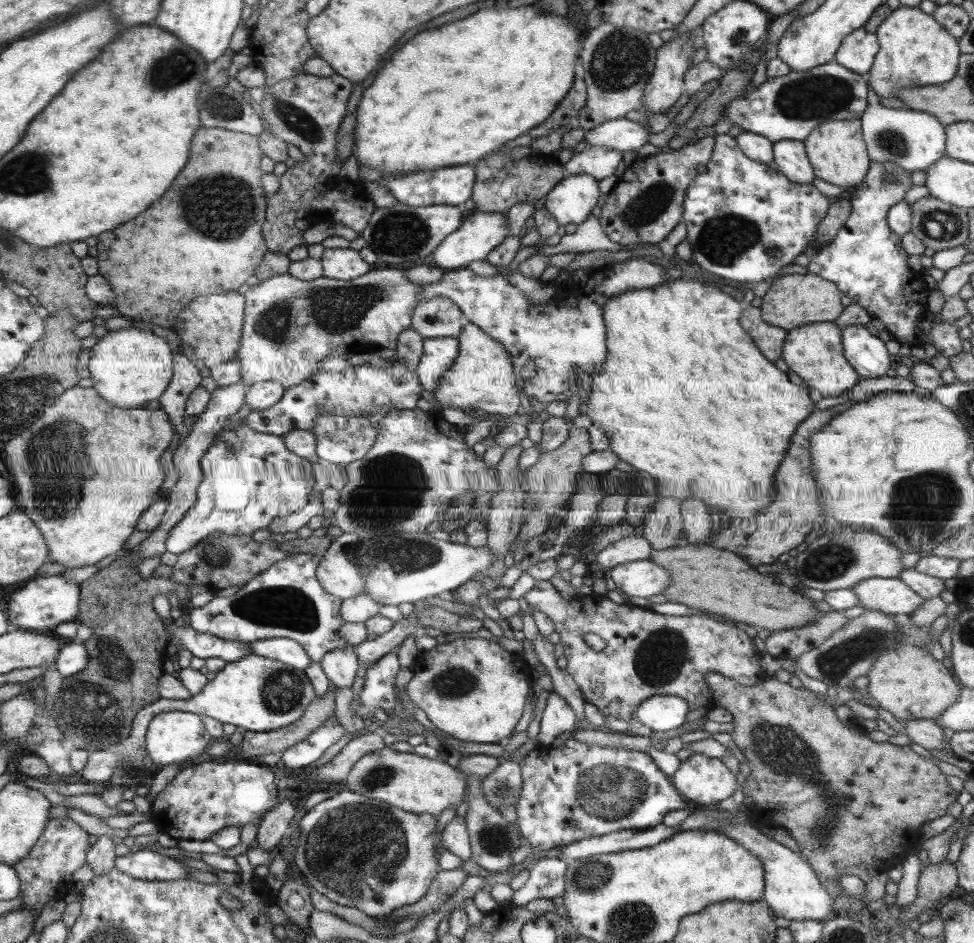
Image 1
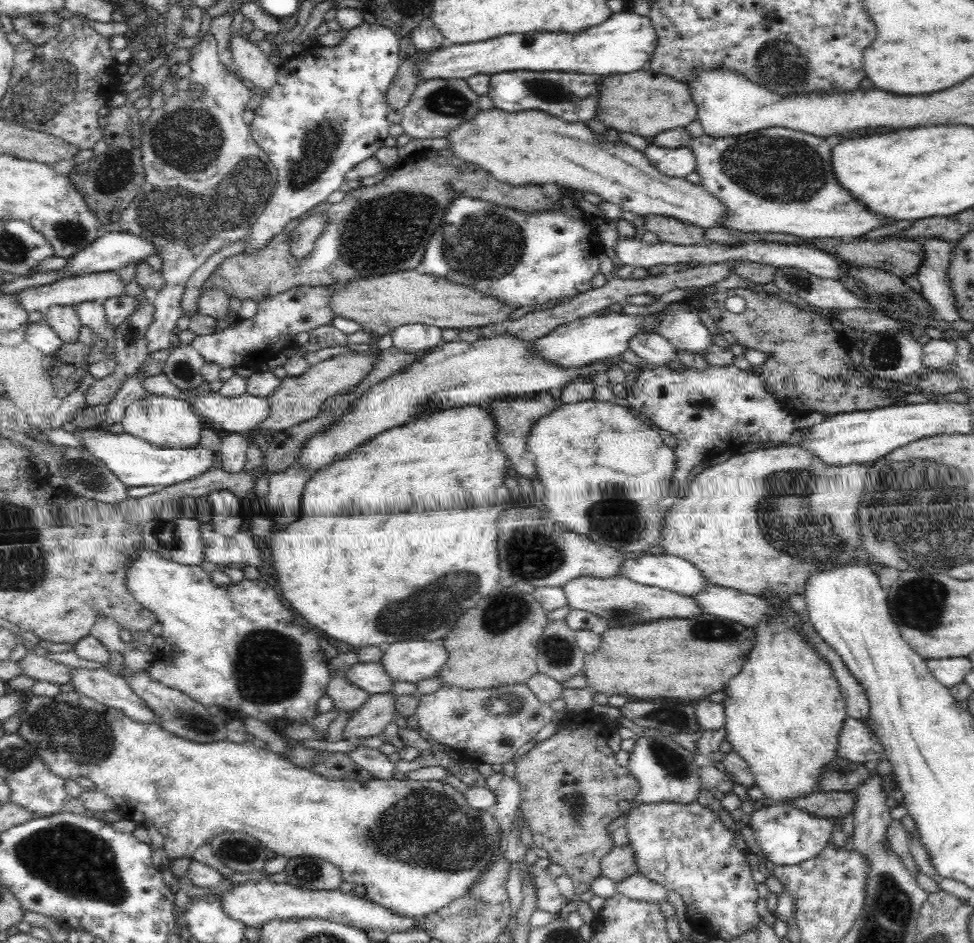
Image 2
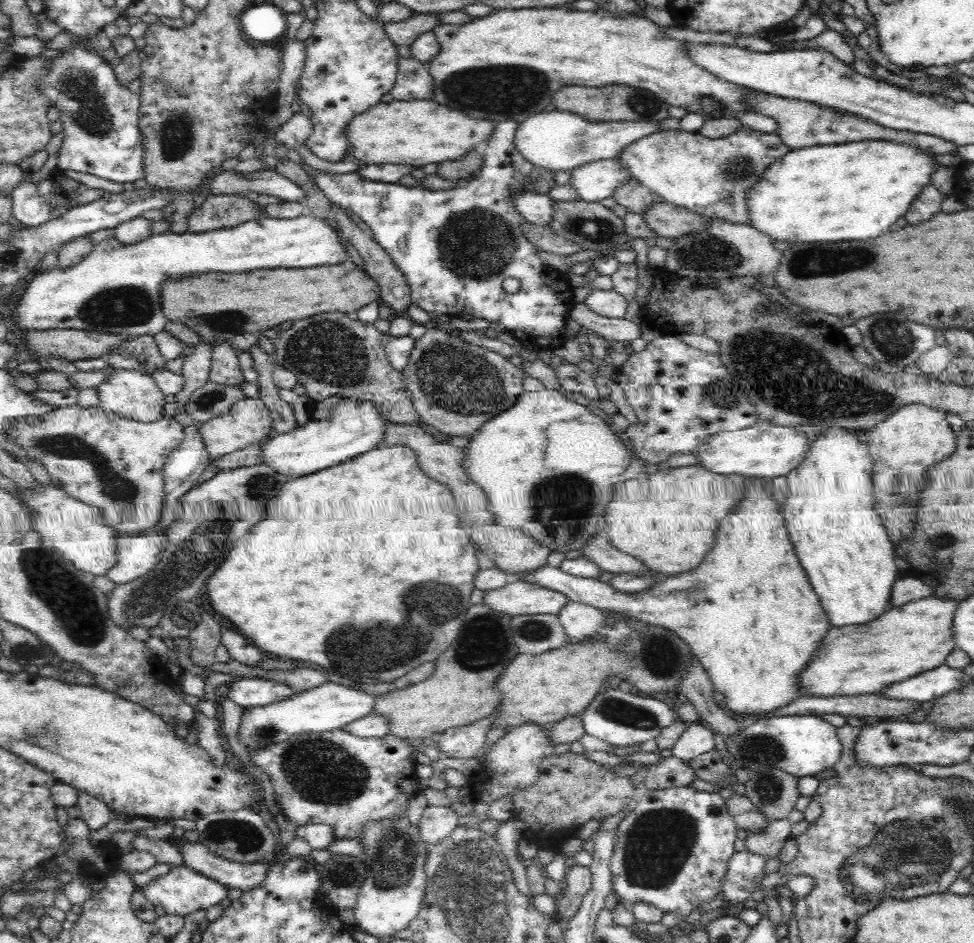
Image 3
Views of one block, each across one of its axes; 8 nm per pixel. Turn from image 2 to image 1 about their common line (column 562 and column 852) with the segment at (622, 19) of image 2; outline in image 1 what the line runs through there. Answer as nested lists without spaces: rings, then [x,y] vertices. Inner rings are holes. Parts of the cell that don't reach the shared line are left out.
[[[861,28],[850,32],[842,40],[834,60],[837,64],[843,65],[843,68],[865,77],[870,71],[877,52],[878,39],[875,33],[867,32],[866,29]]]

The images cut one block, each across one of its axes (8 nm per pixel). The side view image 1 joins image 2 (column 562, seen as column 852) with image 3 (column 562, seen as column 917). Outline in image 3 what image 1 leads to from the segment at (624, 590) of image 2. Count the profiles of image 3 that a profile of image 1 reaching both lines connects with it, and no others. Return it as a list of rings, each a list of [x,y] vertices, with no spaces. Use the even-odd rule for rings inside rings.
[[[510,579],[502,588],[483,591],[482,605],[508,617],[550,614],[557,616],[568,599],[542,585]]]

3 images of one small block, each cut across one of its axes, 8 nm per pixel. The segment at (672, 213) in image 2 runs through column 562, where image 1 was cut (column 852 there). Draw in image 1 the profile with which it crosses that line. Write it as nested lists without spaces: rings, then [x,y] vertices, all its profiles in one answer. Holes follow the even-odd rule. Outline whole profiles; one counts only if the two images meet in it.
[[[831,120],[819,124],[811,130],[806,140],[803,140],[806,155],[813,166],[815,176],[833,186],[857,186],[862,183],[863,176],[870,170],[870,156],[866,142],[862,138],[861,120]]]

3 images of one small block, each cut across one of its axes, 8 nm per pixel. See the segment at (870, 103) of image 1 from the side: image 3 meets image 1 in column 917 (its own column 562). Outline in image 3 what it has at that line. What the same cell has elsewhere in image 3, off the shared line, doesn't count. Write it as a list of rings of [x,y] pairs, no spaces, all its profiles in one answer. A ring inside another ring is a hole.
[[[558,109],[530,115],[516,127],[515,146],[524,161],[548,171],[570,171],[598,160],[615,159],[627,147],[663,131],[660,121],[586,121],[576,113]]]

